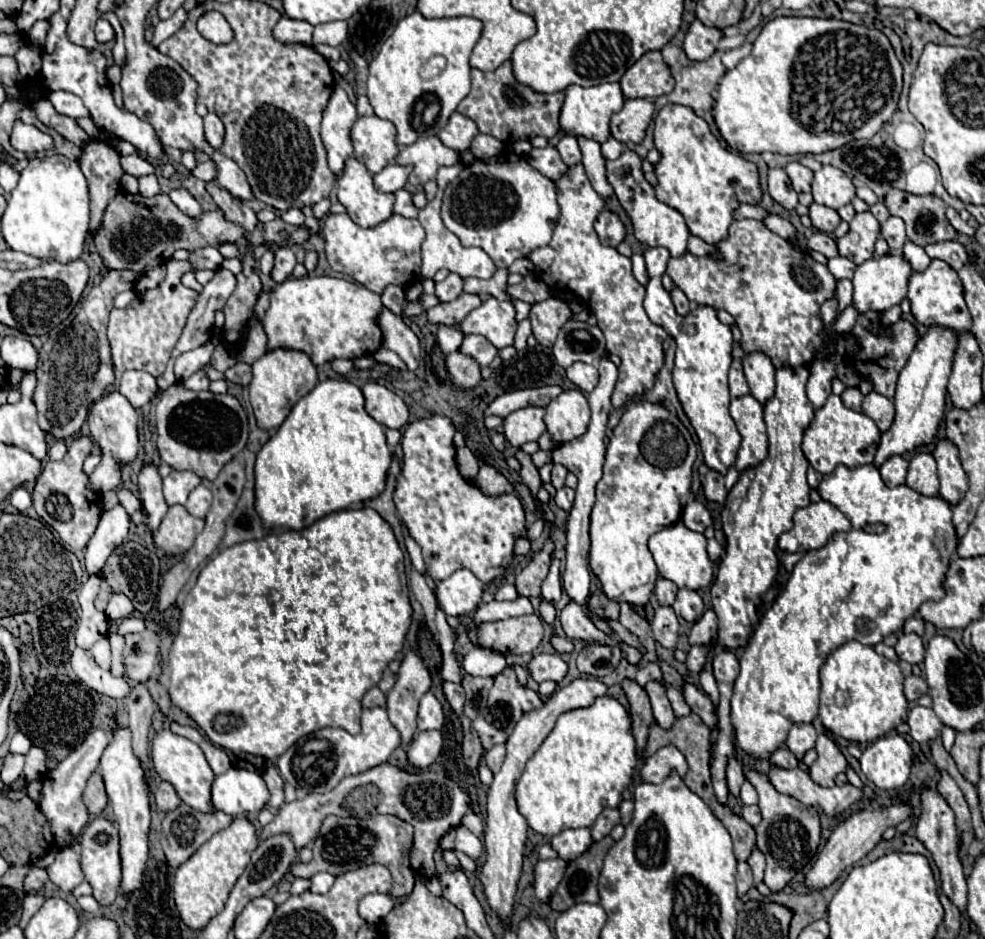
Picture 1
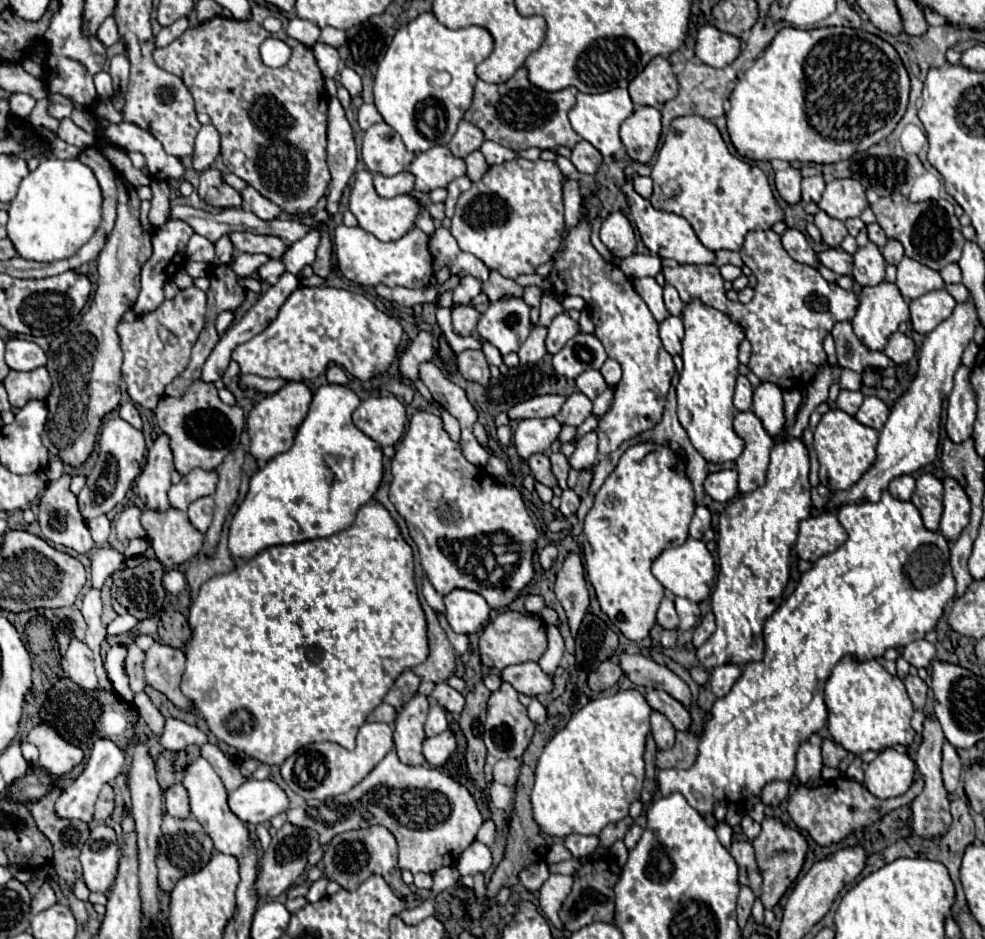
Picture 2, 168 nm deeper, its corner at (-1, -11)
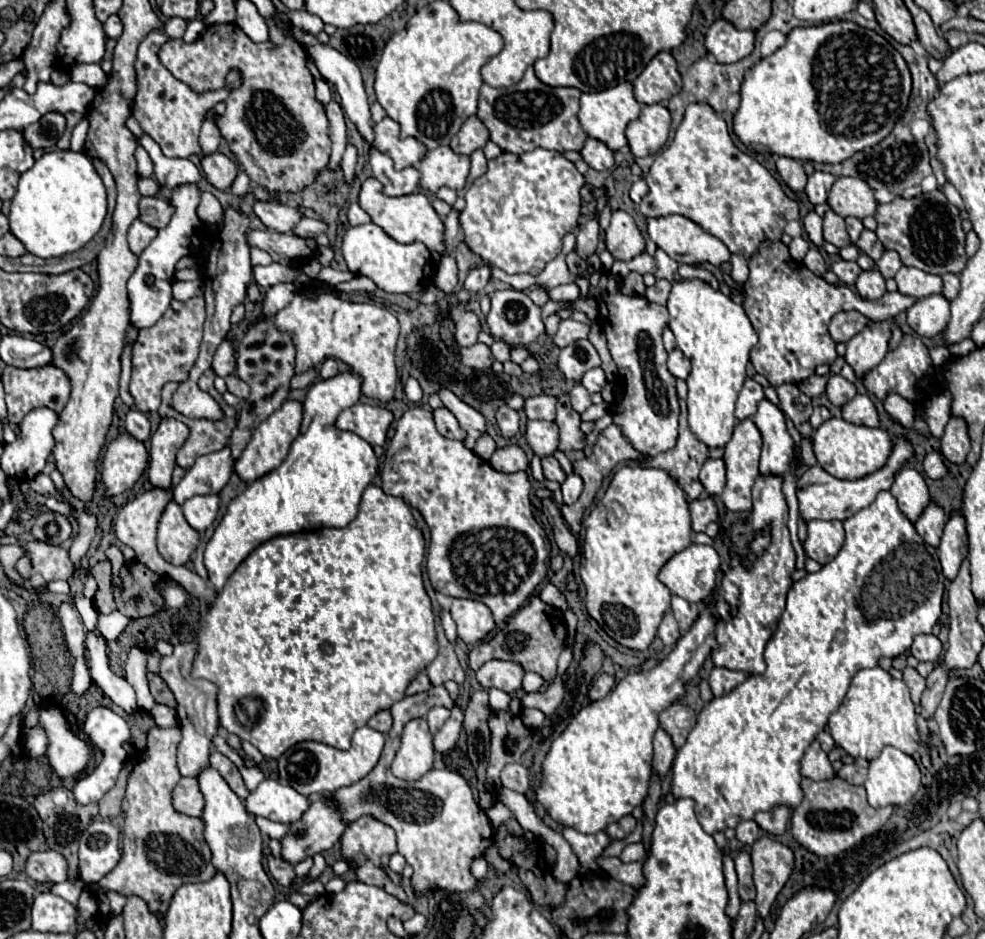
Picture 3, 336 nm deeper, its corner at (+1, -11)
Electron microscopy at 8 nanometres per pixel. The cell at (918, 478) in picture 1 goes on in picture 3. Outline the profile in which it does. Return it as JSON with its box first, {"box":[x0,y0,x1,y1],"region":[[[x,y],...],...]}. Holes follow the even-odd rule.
{"box":[915,502,945,548],"region":[[[933,502],[925,508],[925,512],[919,516],[919,520],[915,522],[915,530],[919,532],[919,536],[929,542],[933,548],[939,546],[941,542],[941,534],[945,528],[945,514],[939,506],[935,506]]]}

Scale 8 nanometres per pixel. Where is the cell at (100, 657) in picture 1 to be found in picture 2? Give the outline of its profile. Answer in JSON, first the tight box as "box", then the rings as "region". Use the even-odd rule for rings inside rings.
{"box":[105,646,133,702],"region":[[[111,646],[109,652],[105,654],[105,672],[107,672],[107,678],[111,680],[115,692],[131,702],[133,700],[133,692],[129,688],[129,680],[127,680],[127,674],[123,670],[123,660],[125,660],[125,648],[123,646]]]}

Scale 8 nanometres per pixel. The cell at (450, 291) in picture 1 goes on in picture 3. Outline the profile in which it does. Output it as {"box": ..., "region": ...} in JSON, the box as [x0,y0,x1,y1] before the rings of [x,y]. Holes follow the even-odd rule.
{"box":[463,262,491,292],"region":[[[485,262],[483,266],[479,266],[473,272],[469,272],[463,288],[469,290],[469,292],[479,292],[489,284],[489,280],[491,280],[491,266]]]}

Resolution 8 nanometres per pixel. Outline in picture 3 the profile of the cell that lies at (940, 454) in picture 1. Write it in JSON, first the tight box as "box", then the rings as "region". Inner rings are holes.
{"box":[939,512,967,580],"region":[[[957,512],[947,520],[939,546],[939,562],[947,580],[953,580],[957,576],[957,570],[961,568],[961,562],[965,558],[967,558],[967,530],[963,514]]]}

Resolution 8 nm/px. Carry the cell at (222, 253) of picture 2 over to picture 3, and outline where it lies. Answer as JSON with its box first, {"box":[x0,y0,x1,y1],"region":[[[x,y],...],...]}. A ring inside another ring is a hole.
{"box":[231,170,251,196],"region":[[[241,170],[241,172],[237,174],[237,178],[235,178],[235,182],[233,182],[231,190],[233,190],[233,194],[243,196],[243,194],[247,194],[247,192],[249,192],[249,186],[251,186],[251,180],[249,180],[249,176]]]}

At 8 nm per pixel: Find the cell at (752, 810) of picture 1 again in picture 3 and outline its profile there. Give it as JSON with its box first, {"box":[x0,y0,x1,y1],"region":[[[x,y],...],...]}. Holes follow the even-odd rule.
{"box":[735,820,761,846],"region":[[[753,820],[741,822],[735,830],[737,830],[737,840],[739,840],[741,844],[747,844],[747,846],[751,846],[751,844],[759,838],[759,834],[761,834],[759,826],[757,826]]]}

